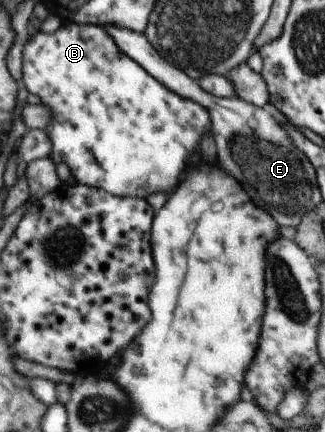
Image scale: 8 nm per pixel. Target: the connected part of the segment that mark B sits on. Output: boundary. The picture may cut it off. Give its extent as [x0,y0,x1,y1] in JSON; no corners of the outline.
[22,23,212,199]

